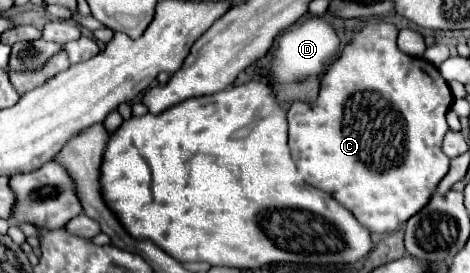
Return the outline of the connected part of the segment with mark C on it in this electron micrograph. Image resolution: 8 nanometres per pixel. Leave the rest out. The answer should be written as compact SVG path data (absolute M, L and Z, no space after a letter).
M390 22L366 24L362 30L358 30L352 36L352 40L342 48L340 58L336 62L332 62L328 72L322 76L318 98L314 102L310 102L308 106L300 104L300 108L304 112L288 112L288 126L290 126L288 128L288 146L290 146L290 152L298 160L298 170L304 174L302 178L310 186L320 188L322 192L328 192L334 200L338 200L344 208L348 208L356 216L356 220L360 220L360 224L364 228L368 228L370 232L378 232L378 234L392 232L400 224L404 224L410 216L414 216L426 204L426 200L432 196L438 180L444 178L444 174L448 172L448 166L450 166L448 156L442 152L442 138L448 132L446 112L450 110L452 100L454 100L452 92L450 92L448 84L442 80L442 76L438 74L438 70L430 62L426 62L424 58L414 58L414 56L400 52L396 46L396 36L398 36L398 28Z

